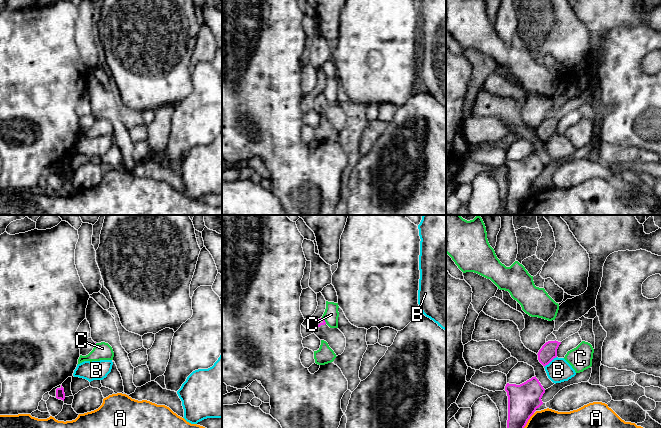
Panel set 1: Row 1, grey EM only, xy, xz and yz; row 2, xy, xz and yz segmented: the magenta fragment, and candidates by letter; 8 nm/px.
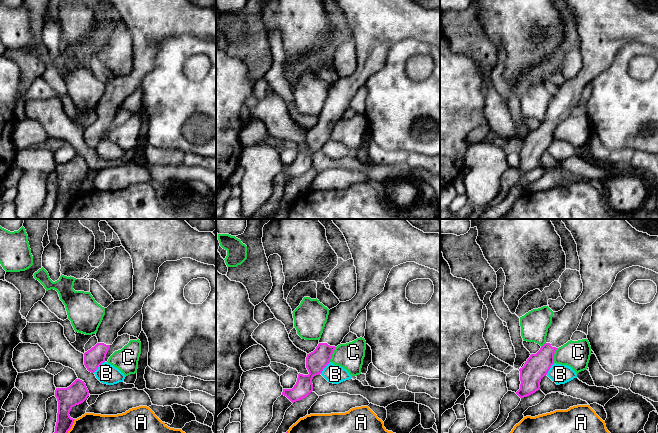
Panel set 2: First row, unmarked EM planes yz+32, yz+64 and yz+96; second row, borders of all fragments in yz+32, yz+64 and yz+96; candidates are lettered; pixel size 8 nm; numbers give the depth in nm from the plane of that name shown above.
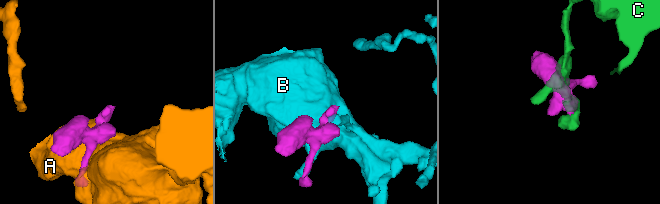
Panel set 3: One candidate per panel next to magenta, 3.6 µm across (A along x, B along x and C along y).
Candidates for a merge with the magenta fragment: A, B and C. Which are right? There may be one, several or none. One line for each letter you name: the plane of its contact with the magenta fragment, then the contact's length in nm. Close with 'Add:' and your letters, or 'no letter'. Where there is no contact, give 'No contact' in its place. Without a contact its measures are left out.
Add: no letter

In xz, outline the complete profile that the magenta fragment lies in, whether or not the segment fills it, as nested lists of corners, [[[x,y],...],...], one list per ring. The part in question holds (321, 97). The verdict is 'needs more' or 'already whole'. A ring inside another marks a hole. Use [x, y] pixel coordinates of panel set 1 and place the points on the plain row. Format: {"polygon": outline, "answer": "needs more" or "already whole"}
{"polygon": [[[323,94],[316,96],[313,100],[314,110],[328,119],[336,132],[341,131],[346,123],[346,114],[338,104],[330,104]]], "answer": "needs more"}

